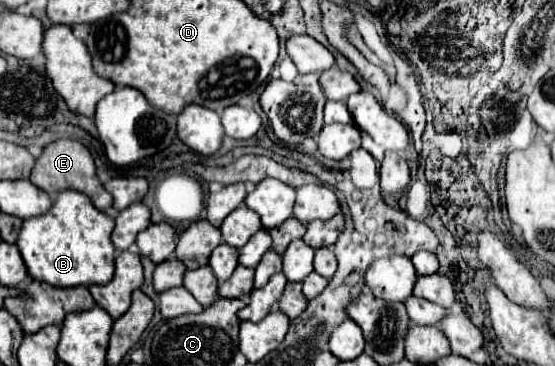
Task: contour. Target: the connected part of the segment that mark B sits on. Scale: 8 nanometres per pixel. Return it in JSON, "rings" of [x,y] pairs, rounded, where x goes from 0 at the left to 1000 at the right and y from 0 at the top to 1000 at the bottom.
{"rings":[[[112,519],[83,585],[40,607],[29,672],[61,765],[108,787],[195,776],[205,754],[205,672],[198,661],[202,623],[205,601],[191,579],[169,568],[155,530]]]}

